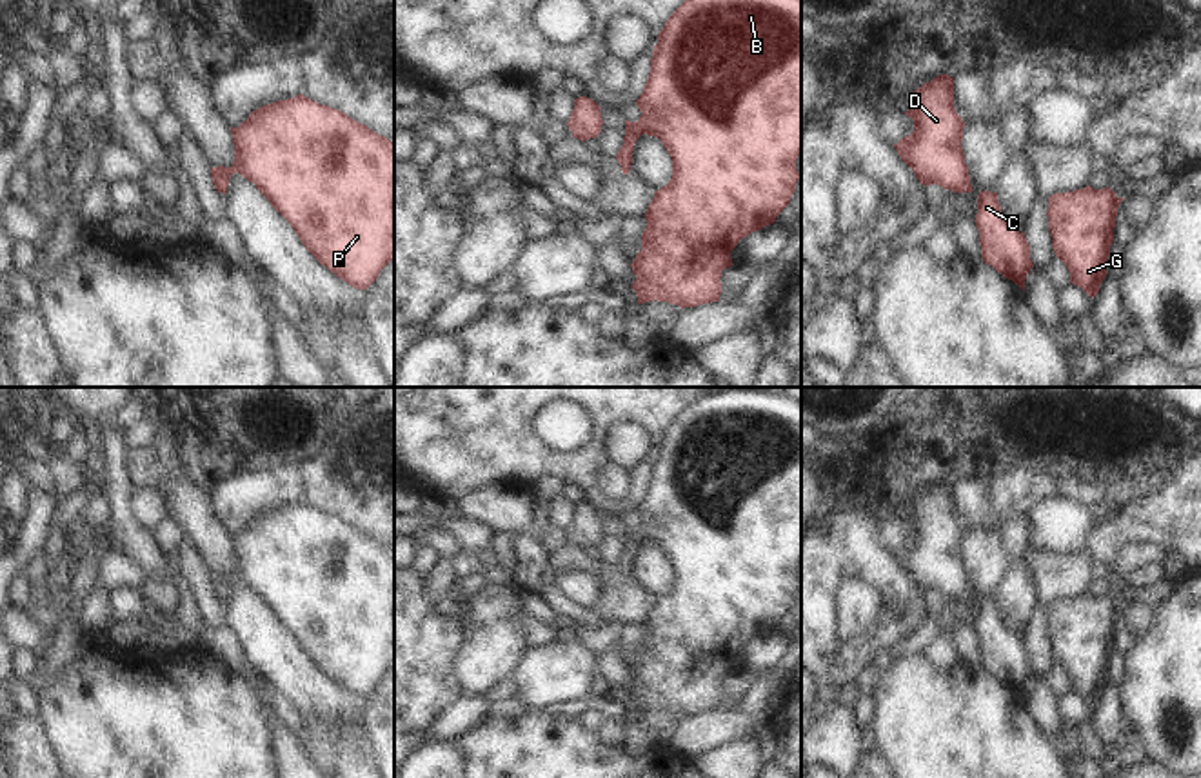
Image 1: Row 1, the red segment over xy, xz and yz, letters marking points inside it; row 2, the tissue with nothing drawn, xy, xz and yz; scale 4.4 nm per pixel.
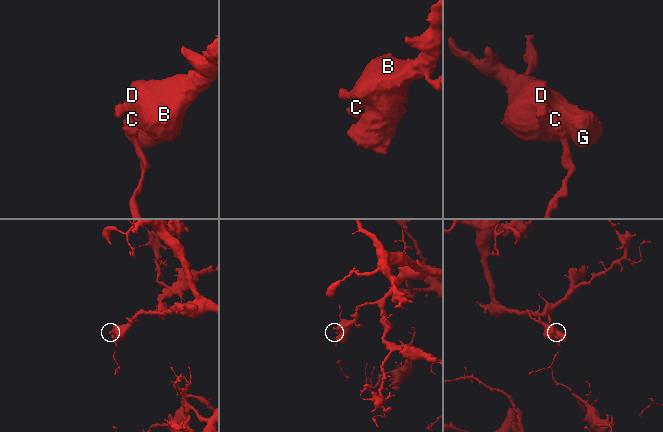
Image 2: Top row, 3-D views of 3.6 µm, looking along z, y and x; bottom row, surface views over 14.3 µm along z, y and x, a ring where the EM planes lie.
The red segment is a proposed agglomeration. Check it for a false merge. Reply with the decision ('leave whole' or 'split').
leave whole

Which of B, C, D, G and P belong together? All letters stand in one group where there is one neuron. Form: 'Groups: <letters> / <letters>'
Groups: B C D G P.

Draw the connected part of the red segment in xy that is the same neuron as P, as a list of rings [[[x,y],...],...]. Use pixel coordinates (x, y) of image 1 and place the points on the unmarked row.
[[[302,500],[258,514],[238,534],[231,534],[231,542],[234,569],[231,574],[211,574],[214,596],[225,602],[229,585],[240,580],[291,631],[322,673],[354,696],[365,698],[394,665],[394,549]]]

